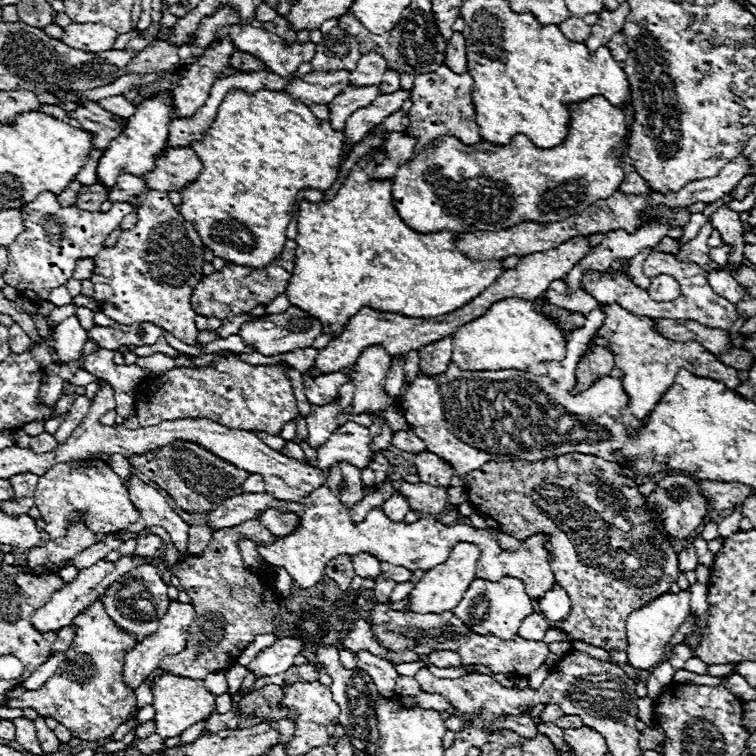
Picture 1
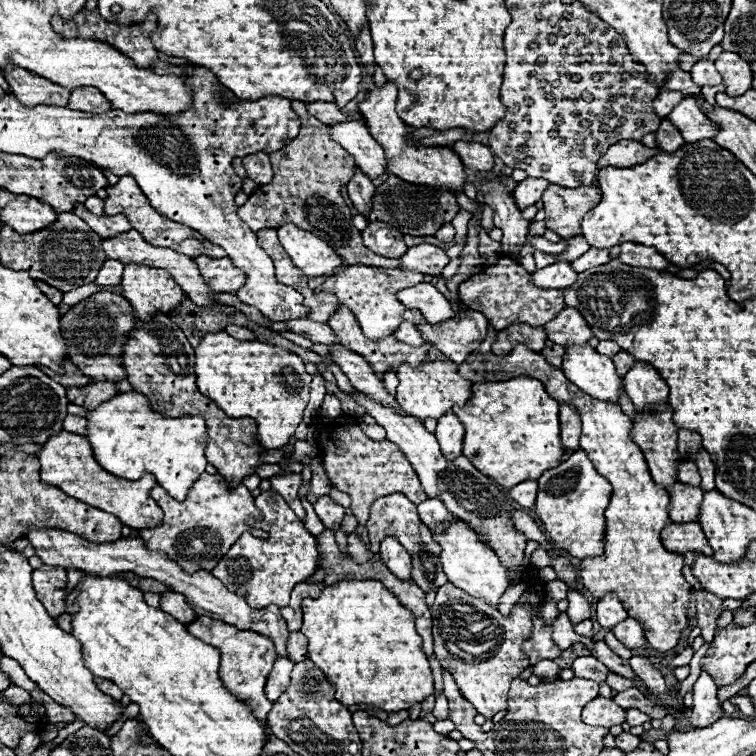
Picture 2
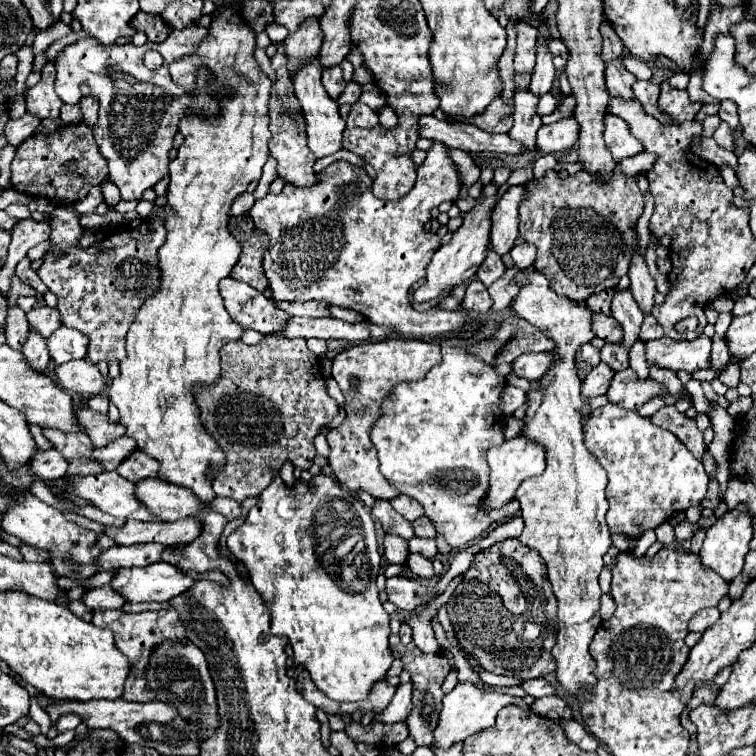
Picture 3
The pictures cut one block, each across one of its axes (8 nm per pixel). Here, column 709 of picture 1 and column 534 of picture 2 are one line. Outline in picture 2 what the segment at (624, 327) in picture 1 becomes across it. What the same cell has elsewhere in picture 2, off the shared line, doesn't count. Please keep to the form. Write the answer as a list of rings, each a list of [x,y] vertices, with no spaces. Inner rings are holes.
[[[490,326],[488,336],[474,352],[468,354],[464,364],[458,366],[458,374],[470,382],[502,382],[514,376],[530,376],[540,380],[554,400],[576,408],[582,418],[580,450],[586,452],[596,470],[612,484],[610,504],[604,512],[604,554],[580,562],[580,582],[598,600],[608,592],[618,594],[628,616],[644,626],[648,644],[658,652],[672,650],[688,624],[686,610],[690,604],[692,586],[682,576],[684,556],[672,554],[662,546],[660,532],[662,528],[666,528],[666,524],[672,524],[672,520],[668,520],[670,496],[652,480],[640,448],[630,438],[630,418],[616,404],[600,402],[584,394],[562,374],[562,370],[548,364],[540,352],[534,352],[524,344],[508,352],[506,356],[492,354],[496,336],[498,330]]]

